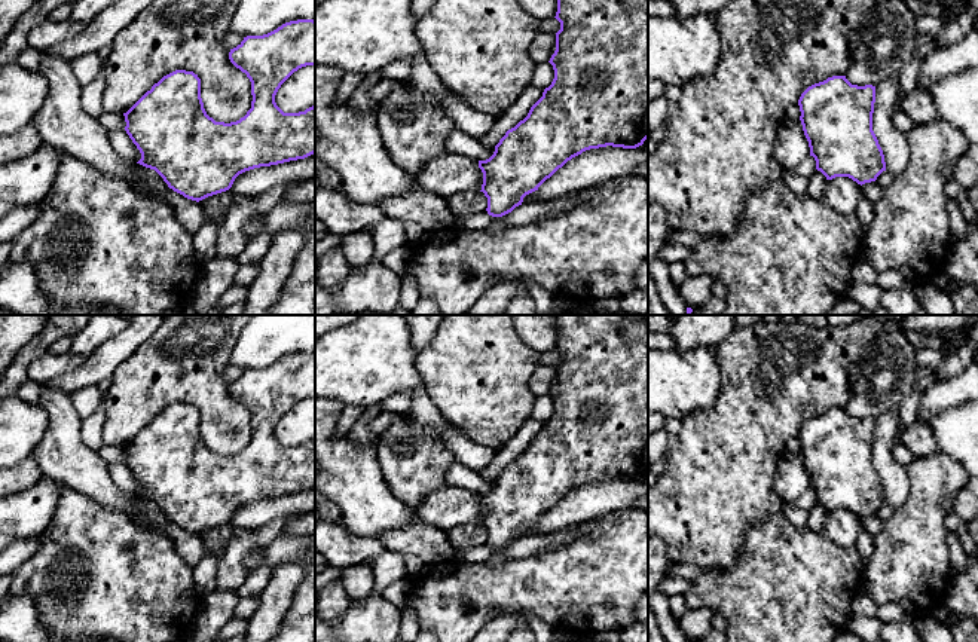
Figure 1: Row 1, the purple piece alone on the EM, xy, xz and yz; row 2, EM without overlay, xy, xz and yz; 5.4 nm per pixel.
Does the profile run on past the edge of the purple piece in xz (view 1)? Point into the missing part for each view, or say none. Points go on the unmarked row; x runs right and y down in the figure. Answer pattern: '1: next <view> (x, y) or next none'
1: next xz (460, 476)

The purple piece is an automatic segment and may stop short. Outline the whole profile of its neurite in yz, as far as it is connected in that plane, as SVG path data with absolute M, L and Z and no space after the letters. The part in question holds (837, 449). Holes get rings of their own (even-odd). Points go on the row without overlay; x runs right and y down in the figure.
M832 409L809 419L800 429L800 453L816 504L809 510L807 528L823 531L828 513L849 510L858 517L875 514L886 504L872 464L875 419L852 418Z

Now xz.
M556 315L557 320L557 345L556 352L560 355L560 363L556 366L556 383L550 391L554 403L554 412L544 422L543 429L531 440L528 449L514 461L508 462L495 480L486 480L480 473L464 467L453 461L447 470L446 480L449 486L464 487L479 495L483 505L482 523L488 531L488 547L502 550L522 538L523 531L550 511L568 493L590 482L599 480L623 480L636 482L648 471L648 315Z

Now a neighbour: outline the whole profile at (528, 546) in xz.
M574 525L556 532L522 536L502 550L492 550L488 544L461 550L456 551L456 560L464 563L483 563L493 556L501 556L510 560L526 559L540 551L556 550L568 545L578 536L580 525Z

